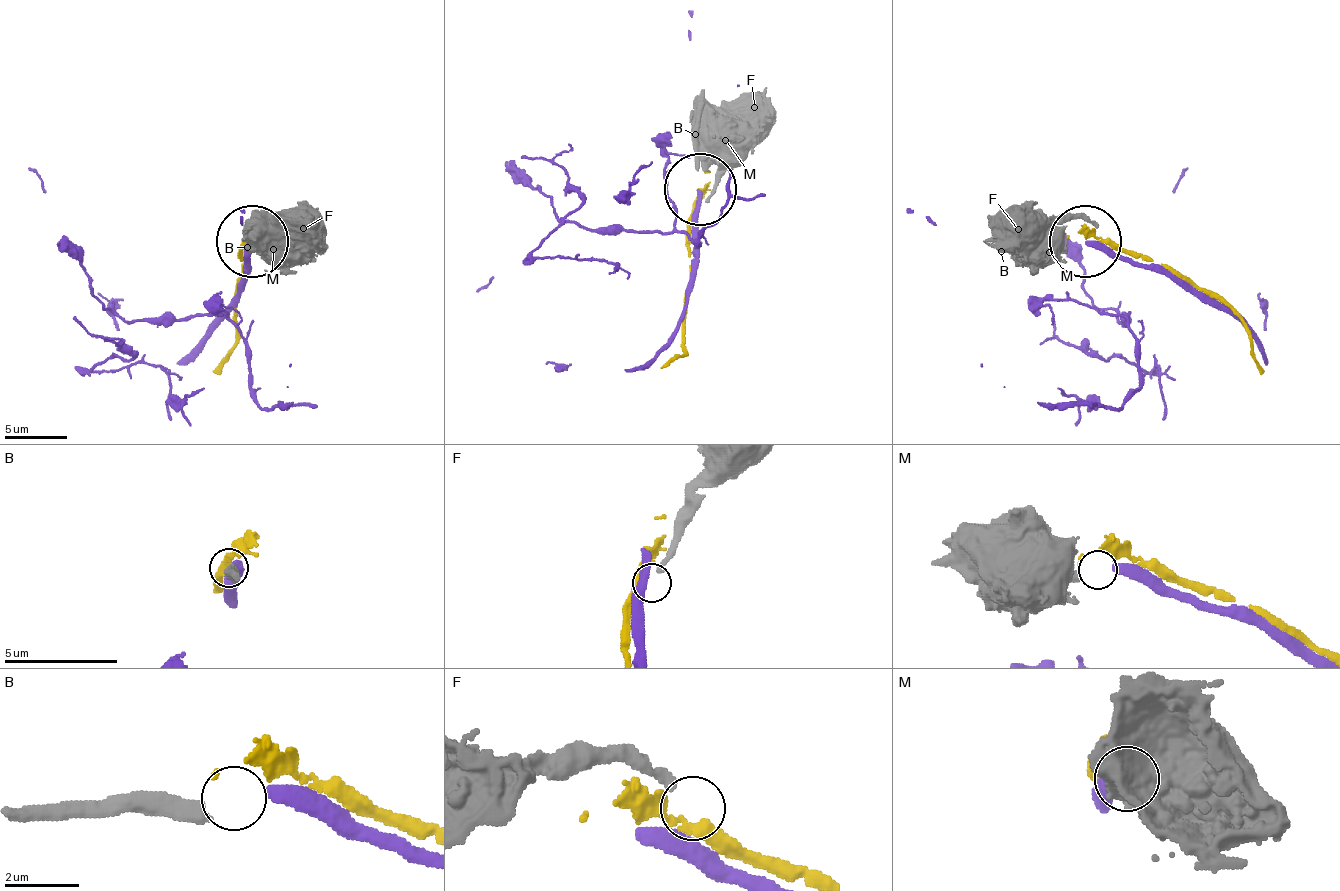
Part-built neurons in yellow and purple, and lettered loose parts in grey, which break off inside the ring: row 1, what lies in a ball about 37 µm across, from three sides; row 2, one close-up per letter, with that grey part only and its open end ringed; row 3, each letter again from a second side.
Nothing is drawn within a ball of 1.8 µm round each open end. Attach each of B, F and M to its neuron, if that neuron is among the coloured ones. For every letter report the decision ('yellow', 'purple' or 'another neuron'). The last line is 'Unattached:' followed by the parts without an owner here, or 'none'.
B: purple
F: another neuron
M: yellow
Unattached: F

